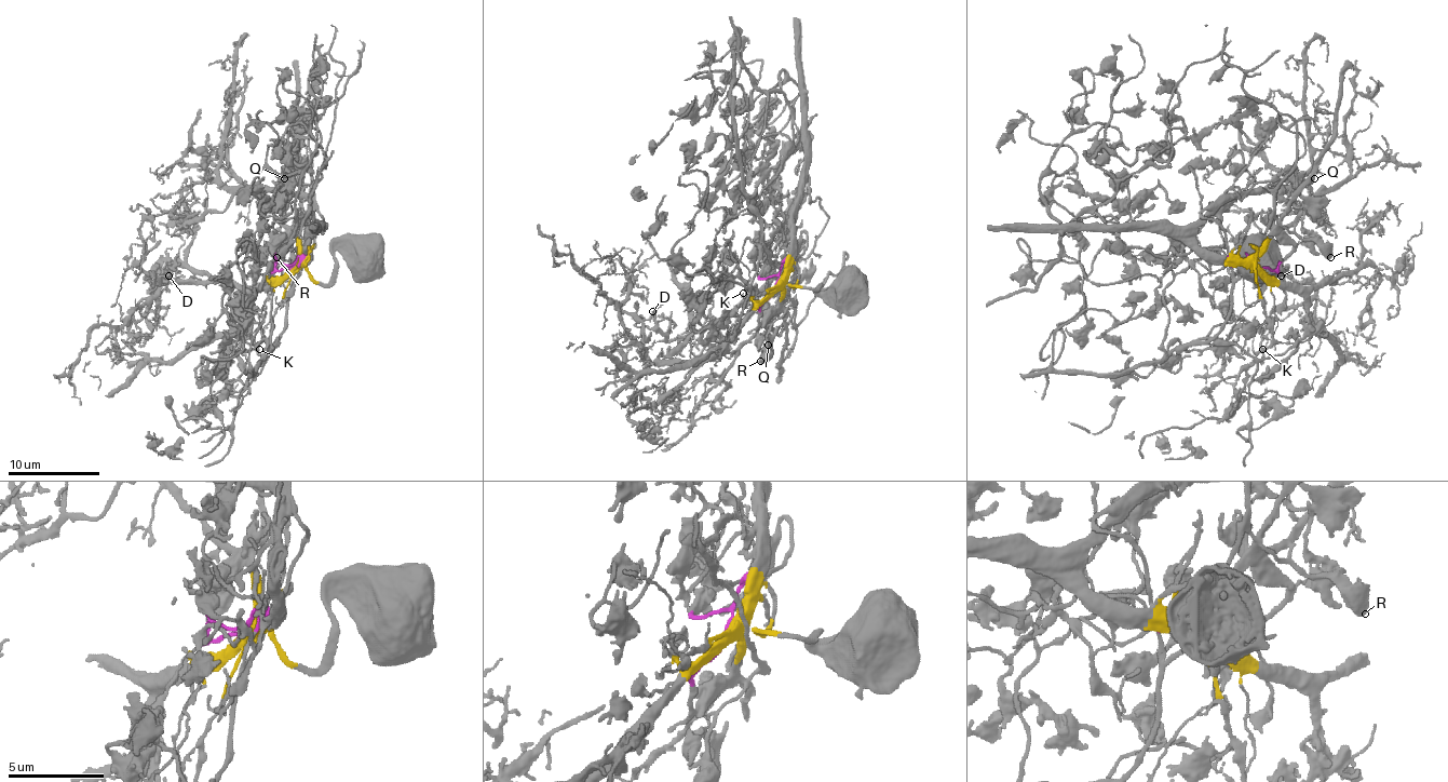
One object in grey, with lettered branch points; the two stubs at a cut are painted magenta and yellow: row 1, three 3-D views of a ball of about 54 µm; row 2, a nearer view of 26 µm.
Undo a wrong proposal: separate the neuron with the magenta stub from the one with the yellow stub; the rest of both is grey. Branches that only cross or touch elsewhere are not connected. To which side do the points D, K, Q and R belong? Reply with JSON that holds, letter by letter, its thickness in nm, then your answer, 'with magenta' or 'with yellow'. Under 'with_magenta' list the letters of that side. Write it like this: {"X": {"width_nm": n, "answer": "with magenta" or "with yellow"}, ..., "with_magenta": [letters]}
{"D": {"width_nm": 170, "answer": "with yellow"}, "K": {"width_nm": 110, "answer": "with yellow"}, "Q": {"width_nm": 240, "answer": "with magenta"}, "R": {"width_nm": 600, "answer": "with magenta"}, "with_magenta": ["Q", "R"]}

